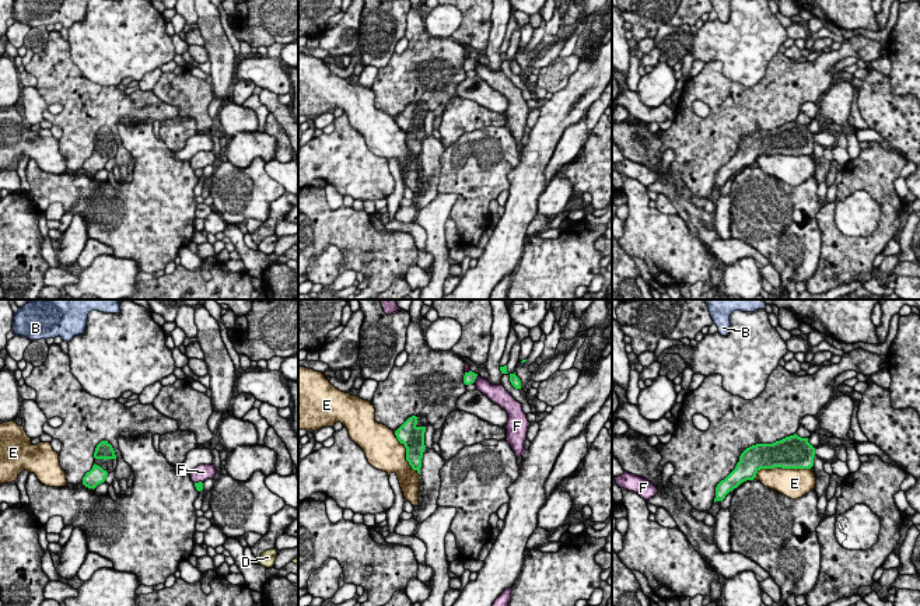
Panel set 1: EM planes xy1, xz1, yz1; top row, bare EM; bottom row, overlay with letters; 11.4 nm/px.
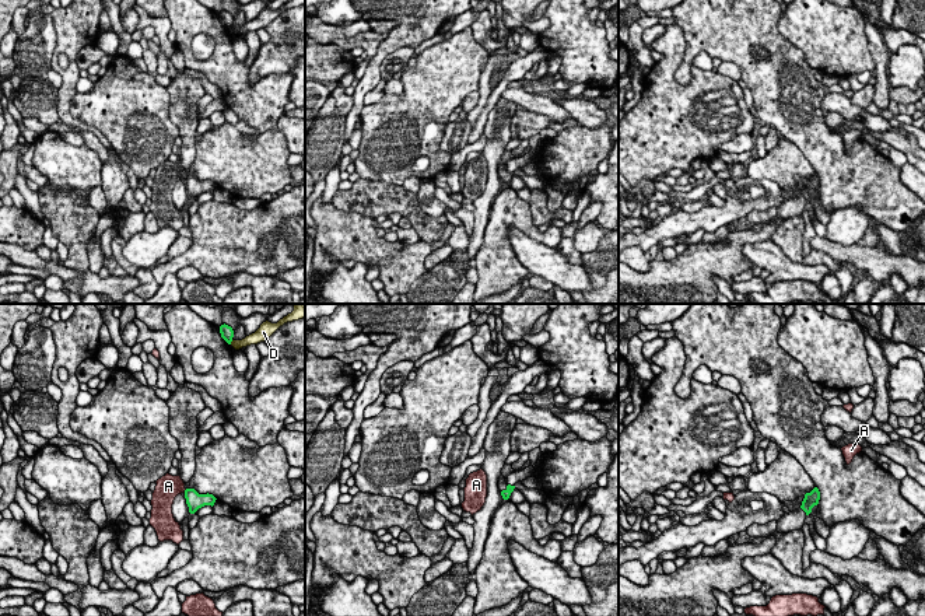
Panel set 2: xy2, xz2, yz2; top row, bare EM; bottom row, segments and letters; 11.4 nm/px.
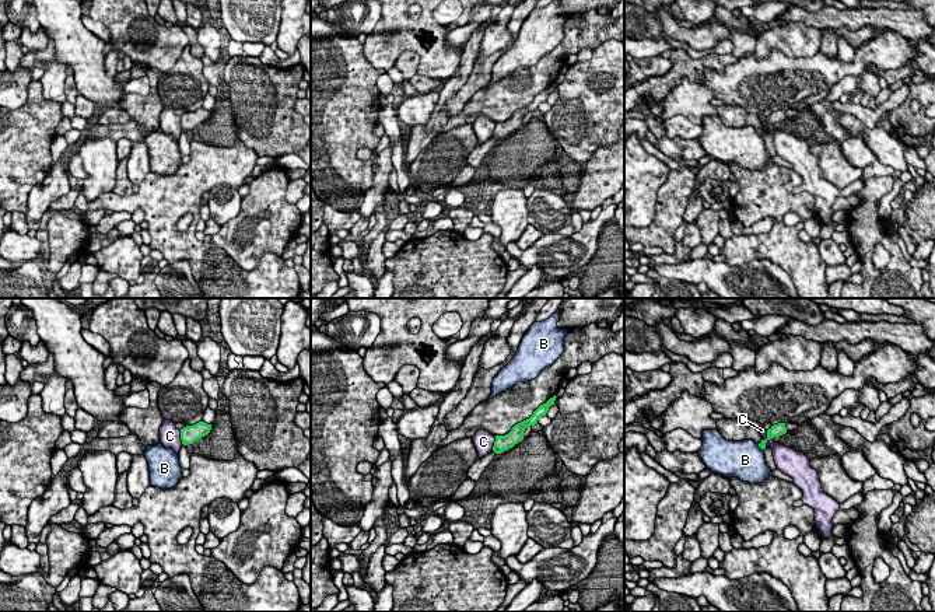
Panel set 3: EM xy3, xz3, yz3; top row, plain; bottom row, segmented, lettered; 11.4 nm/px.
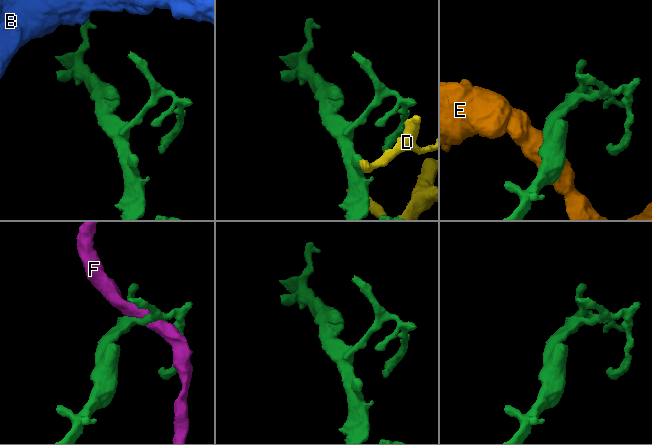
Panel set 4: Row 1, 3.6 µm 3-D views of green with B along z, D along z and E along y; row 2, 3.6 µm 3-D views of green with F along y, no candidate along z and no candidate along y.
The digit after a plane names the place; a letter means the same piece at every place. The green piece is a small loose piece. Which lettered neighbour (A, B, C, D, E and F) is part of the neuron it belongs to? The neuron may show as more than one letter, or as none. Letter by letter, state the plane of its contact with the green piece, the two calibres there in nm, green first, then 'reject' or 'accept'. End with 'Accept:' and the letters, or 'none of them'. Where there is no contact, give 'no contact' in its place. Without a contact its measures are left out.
A: meets green in xy2; 190 nm thick on the green side, 280 nm on the other; reject
B: meets green in yz3; 130 nm thick on the green side, 460 nm on the other; reject
C: meets green in xy3; 200 nm thick on the green side, 240 nm on the other; reject
D: meets green in xy2; 160 nm thick on the green side, 130 nm on the other; reject
E: meets green in yz1; 380 nm thick on the green side, 340 nm on the other; reject
F: meets green in xz1; 130 nm thick on the green side, 160 nm on the other; reject
Accept: none of them

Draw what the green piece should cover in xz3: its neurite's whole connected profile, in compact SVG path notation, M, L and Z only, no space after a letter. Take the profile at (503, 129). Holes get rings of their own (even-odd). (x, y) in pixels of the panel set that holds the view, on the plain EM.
M554 81L546 90L540 91L529 105L515 111L508 120L495 122L493 137L495 140L501 140L501 139L512 134L521 126L523 126L525 115L529 113L529 112L535 112L542 102L546 102L549 94L551 91L554 91L556 84L557 83Z

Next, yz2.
M814 174L810 179L805 181L802 192L789 200L785 200L778 206L777 217L778 220L788 220L792 217L802 217L806 203L812 199L812 195L819 190L820 178Z

